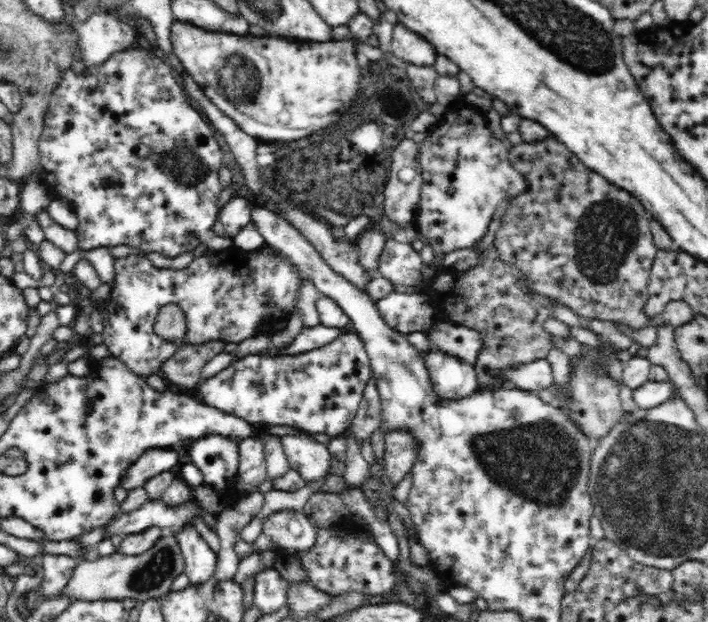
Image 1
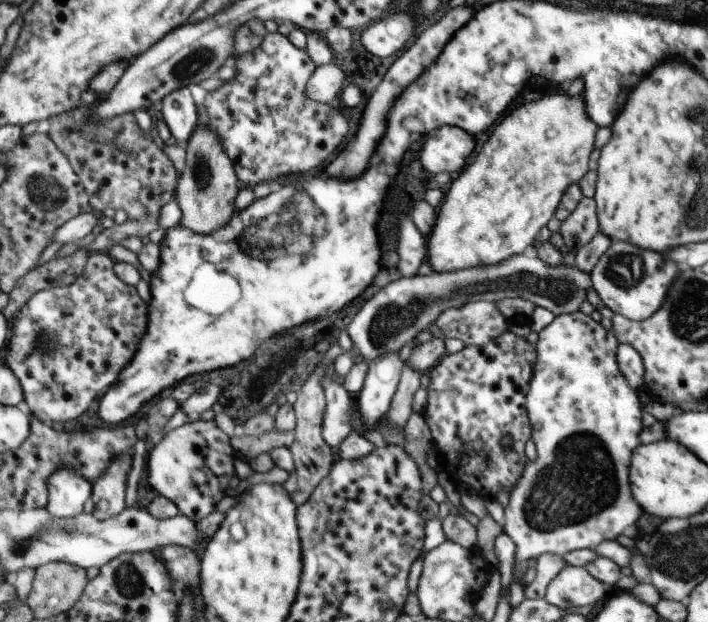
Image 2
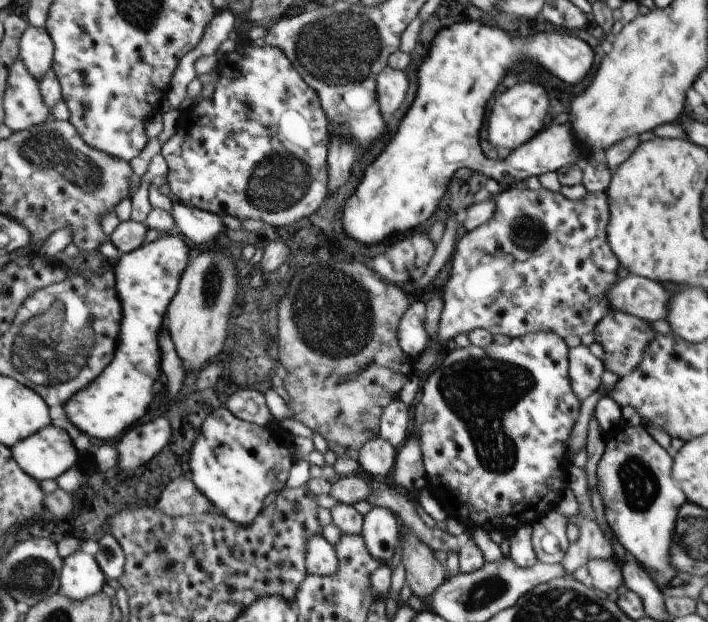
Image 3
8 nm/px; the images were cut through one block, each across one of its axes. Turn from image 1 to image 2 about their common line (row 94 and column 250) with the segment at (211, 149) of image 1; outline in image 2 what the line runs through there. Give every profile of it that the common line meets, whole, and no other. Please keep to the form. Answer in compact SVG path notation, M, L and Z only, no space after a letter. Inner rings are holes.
M278 32L267 33L262 46L235 58L235 66L233 79L208 91L198 112L200 124L210 127L220 138L224 150L234 162L242 186L255 187L262 182L276 186L275 180L280 176L306 176L310 170L318 172L317 168L334 154L334 150L340 148L350 128L340 110L308 98L306 85L317 66L307 51L296 48L288 37Z

